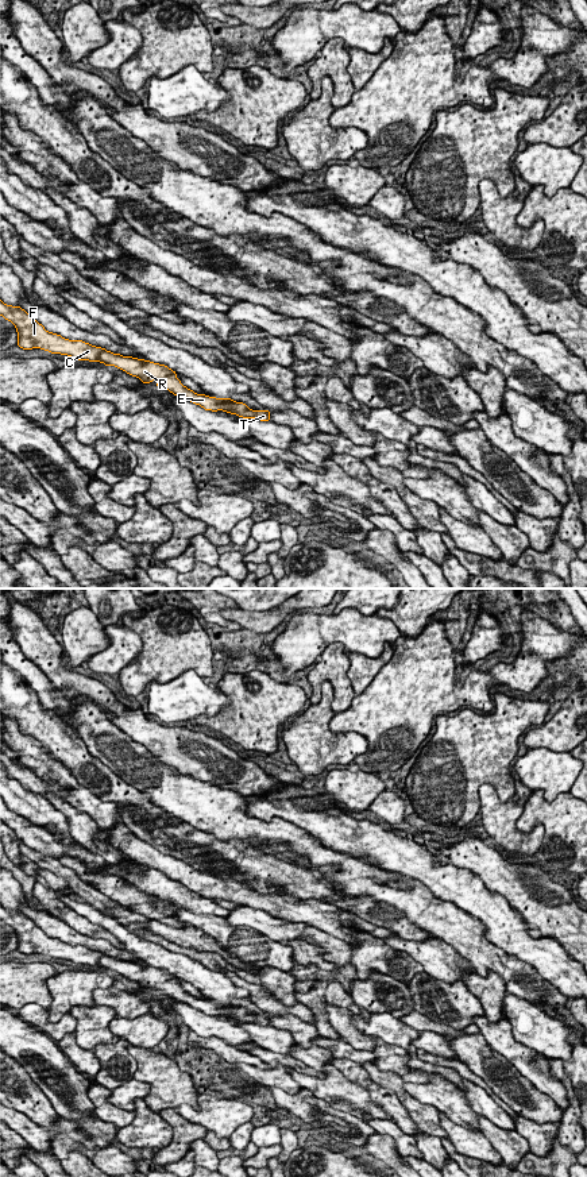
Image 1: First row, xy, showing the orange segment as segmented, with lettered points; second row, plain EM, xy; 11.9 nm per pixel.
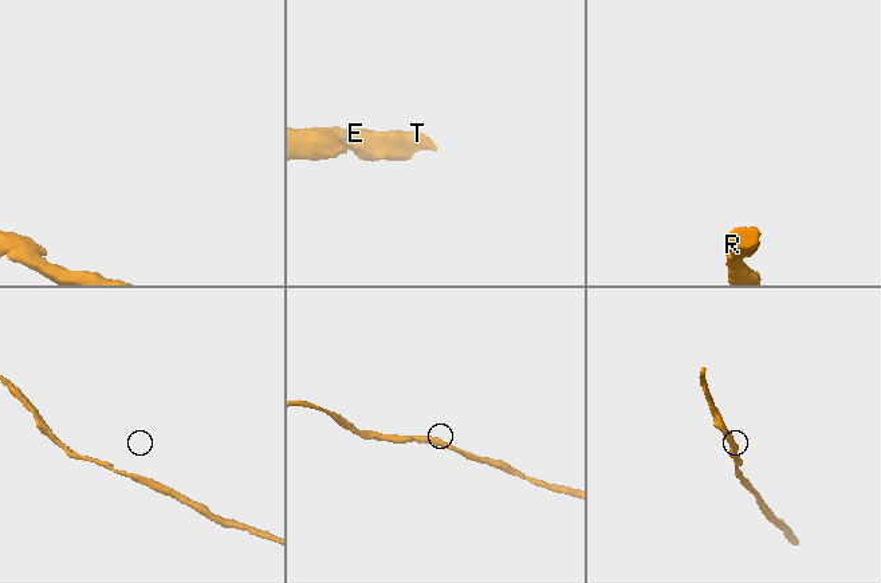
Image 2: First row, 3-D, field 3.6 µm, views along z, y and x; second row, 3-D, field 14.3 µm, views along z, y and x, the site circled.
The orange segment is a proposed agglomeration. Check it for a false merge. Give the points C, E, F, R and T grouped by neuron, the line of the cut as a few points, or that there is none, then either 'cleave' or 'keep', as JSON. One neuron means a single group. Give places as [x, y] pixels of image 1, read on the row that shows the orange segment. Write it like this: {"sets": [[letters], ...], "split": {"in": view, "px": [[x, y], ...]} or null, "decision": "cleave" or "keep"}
{"sets": [["C", "E", "F", "R", "T"]], "split": null, "decision": "keep"}

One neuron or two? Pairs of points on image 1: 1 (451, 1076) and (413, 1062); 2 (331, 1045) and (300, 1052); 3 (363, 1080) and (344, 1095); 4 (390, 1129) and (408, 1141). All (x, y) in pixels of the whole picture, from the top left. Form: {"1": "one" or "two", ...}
{"1": "one", "2": "two", "3": "two", "4": "one"}

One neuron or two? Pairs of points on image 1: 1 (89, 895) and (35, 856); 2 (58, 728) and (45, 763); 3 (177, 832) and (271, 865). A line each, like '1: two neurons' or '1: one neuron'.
1: one neuron
2: two neurons
3: one neuron

